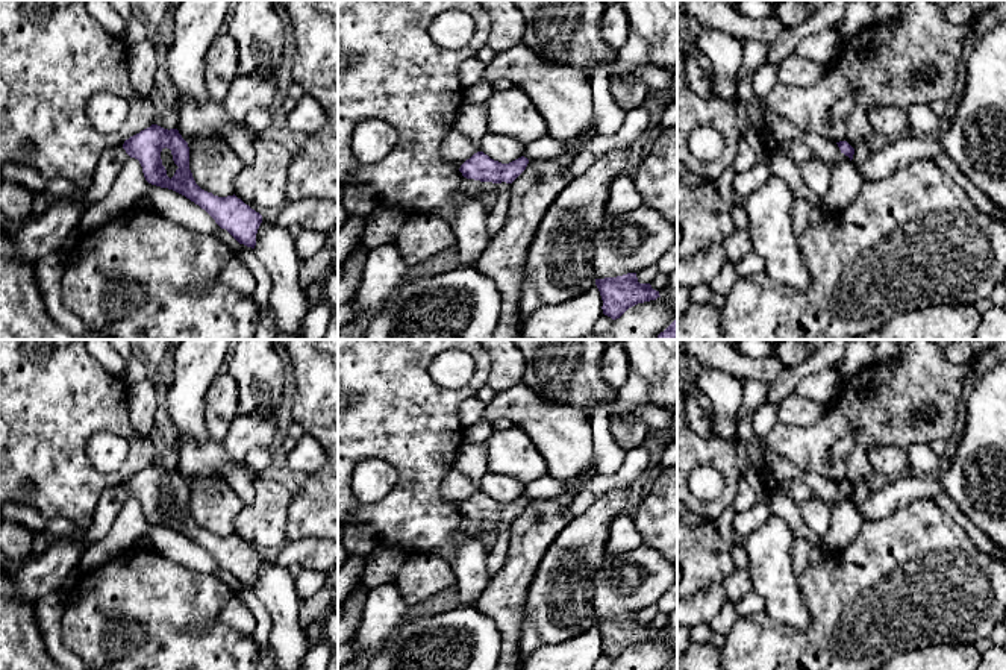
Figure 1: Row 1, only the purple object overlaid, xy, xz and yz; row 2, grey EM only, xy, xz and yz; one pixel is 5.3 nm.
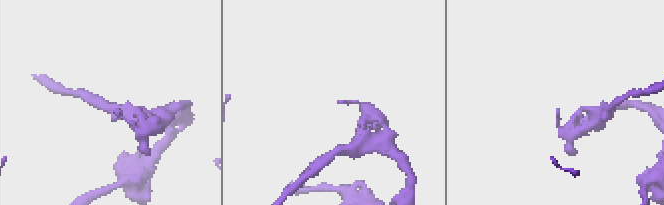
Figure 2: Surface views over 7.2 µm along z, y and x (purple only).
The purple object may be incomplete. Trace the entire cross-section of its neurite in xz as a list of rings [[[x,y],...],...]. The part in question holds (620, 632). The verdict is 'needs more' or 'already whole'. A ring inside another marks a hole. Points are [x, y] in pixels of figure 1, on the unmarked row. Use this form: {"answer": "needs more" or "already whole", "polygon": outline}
{"answer": "already whole", "polygon": [[[627,612],[617,617],[595,618],[595,625],[603,640],[603,653],[612,659],[620,658],[629,647],[656,640],[659,631],[650,623],[639,623],[636,612]]]}

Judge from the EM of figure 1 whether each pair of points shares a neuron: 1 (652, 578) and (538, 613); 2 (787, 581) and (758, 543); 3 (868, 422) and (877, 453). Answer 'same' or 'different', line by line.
1: different
2: same
3: different

